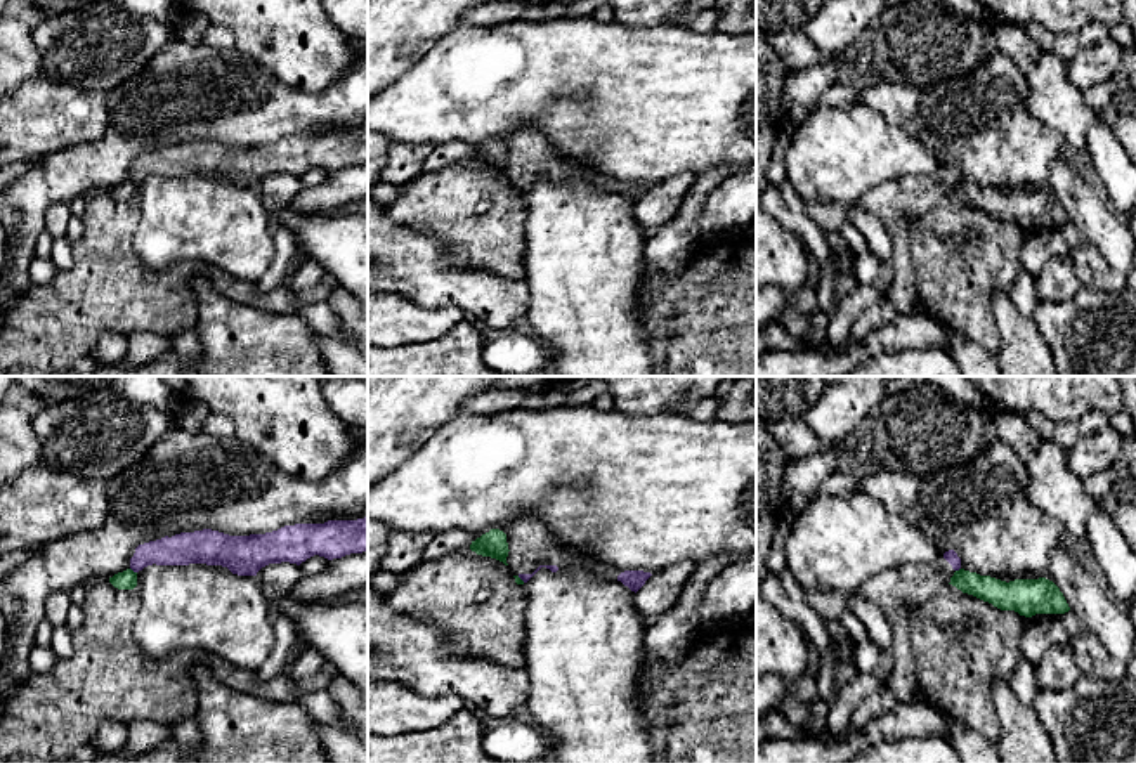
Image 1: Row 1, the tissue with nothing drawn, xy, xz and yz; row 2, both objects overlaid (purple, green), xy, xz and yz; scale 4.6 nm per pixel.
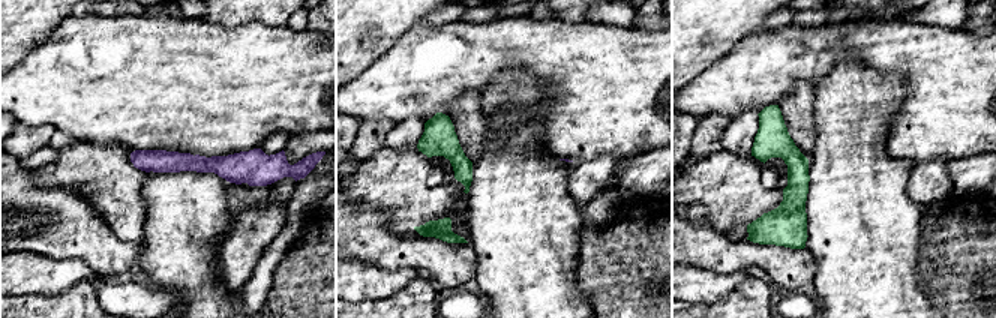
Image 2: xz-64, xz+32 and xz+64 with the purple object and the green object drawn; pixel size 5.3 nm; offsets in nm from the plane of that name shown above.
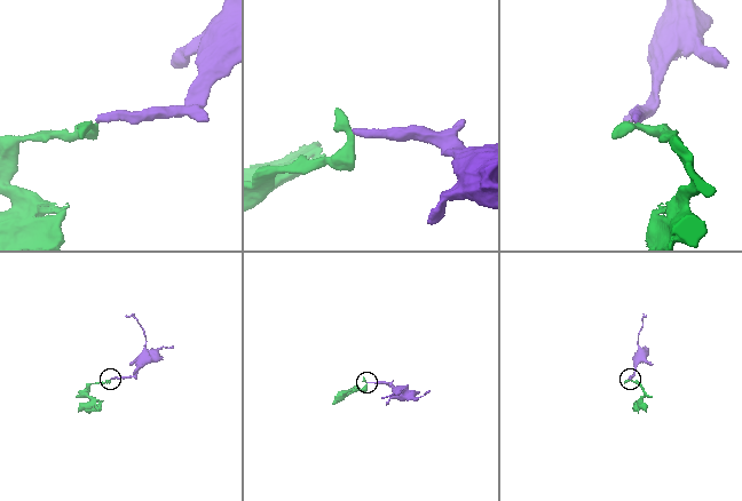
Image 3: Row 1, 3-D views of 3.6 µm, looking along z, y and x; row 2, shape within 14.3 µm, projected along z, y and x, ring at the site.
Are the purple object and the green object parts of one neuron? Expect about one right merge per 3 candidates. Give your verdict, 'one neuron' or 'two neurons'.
two neurons

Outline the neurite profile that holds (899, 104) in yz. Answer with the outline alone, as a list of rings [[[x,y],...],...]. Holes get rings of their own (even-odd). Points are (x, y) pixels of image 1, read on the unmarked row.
[[[879,82],[862,88],[859,102],[881,113],[888,123],[904,127],[914,120],[921,95],[923,90],[917,87]]]

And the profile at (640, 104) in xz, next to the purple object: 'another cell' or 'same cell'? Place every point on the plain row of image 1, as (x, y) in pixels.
another cell

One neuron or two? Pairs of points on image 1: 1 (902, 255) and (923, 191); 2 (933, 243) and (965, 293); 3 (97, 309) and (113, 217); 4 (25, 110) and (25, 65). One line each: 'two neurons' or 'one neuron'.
1: one neuron
2: one neuron
3: one neuron
4: two neurons

